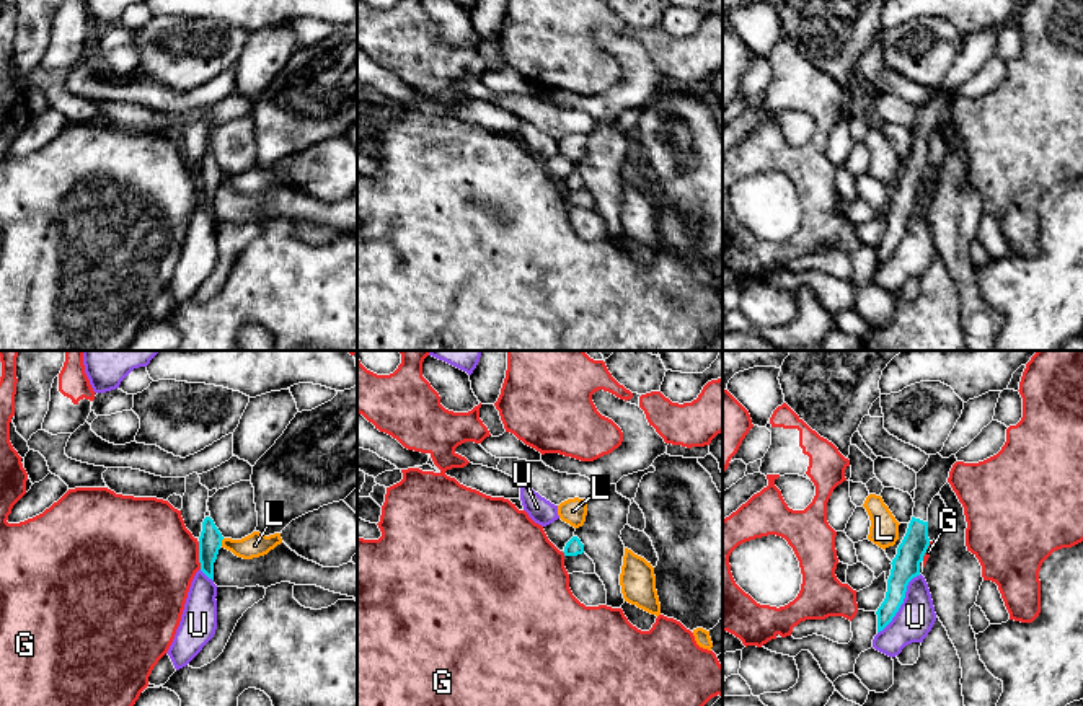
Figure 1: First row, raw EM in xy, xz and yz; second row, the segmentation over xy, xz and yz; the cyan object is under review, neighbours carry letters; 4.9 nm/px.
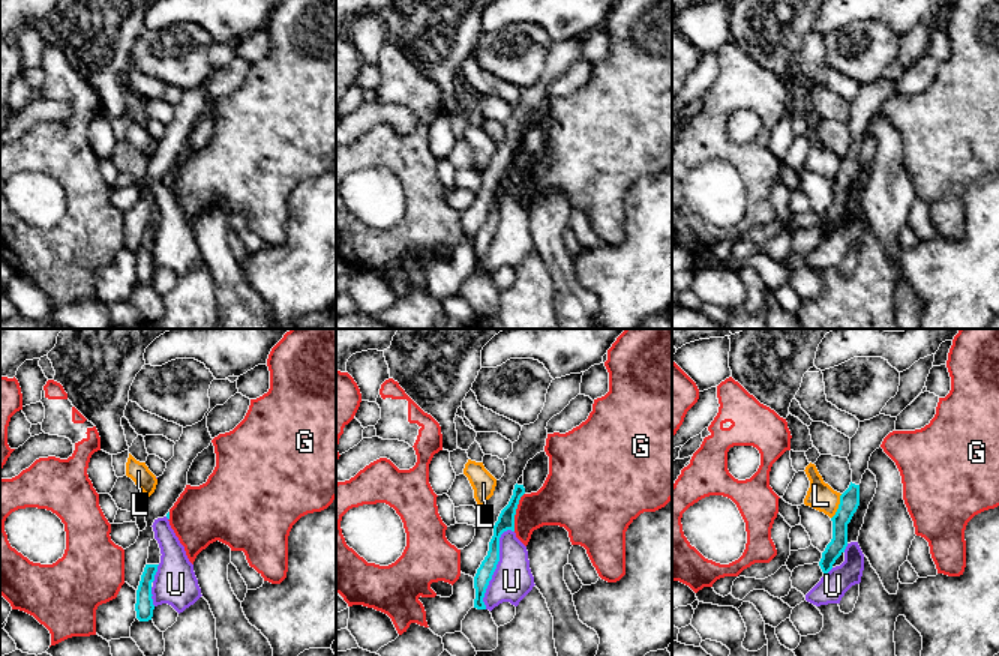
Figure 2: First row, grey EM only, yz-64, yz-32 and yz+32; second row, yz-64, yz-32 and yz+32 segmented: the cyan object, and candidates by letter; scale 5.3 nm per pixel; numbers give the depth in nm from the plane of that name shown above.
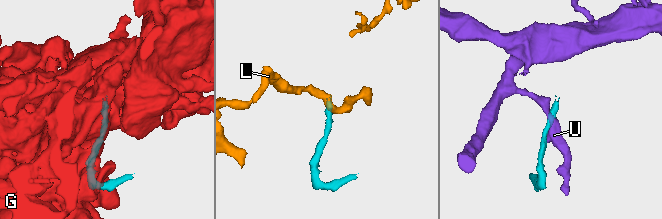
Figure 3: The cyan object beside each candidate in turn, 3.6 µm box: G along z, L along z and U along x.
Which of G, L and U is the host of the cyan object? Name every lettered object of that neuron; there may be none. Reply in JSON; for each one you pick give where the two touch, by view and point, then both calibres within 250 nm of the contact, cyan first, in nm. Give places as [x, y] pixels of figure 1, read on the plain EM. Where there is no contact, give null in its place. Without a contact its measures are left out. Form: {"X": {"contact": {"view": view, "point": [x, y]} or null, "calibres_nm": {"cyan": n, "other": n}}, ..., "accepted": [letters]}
{"accepted": []}

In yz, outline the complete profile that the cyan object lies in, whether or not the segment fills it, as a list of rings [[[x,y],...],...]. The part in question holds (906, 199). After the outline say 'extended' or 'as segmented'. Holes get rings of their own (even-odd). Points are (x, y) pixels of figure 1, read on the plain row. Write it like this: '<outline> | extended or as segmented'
[[[939,88],[930,90],[926,99],[917,108],[915,142],[907,168],[892,194],[887,214],[886,233],[877,243],[877,267],[895,251],[904,238],[908,217],[920,210],[920,197],[930,181],[928,142],[941,122],[948,117],[949,106],[957,96],[956,90],[943,93]]] | extended

